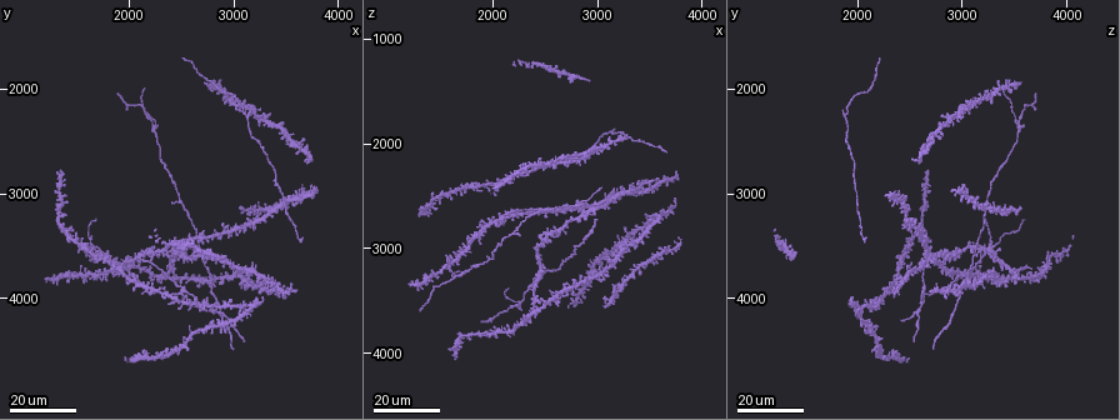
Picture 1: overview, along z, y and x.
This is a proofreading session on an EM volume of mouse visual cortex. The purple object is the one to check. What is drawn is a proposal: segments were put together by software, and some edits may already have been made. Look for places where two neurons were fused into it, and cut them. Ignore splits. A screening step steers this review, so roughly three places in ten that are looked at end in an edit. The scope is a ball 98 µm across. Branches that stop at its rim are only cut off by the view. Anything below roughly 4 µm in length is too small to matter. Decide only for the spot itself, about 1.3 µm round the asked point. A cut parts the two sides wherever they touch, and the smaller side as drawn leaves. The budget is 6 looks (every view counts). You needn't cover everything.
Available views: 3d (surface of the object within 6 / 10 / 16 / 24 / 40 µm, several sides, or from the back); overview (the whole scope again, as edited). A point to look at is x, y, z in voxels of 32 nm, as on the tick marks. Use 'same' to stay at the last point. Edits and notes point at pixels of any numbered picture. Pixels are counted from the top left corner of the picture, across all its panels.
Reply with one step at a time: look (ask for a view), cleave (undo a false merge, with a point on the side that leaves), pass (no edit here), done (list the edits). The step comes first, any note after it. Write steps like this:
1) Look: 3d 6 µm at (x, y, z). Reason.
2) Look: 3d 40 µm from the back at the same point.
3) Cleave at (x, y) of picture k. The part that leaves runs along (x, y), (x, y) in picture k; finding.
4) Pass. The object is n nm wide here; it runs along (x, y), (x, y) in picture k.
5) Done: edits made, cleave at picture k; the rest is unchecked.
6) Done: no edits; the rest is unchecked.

Look: 3d 16 µm at (2440, 3760, 3520). Four arms meet.

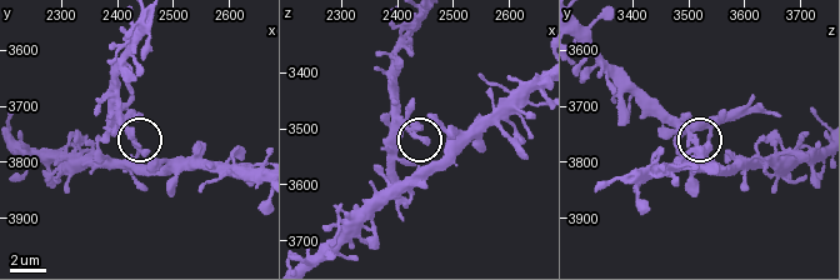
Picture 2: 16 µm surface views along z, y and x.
Look: 3d 10 µm at (2415, 3745, 3500).

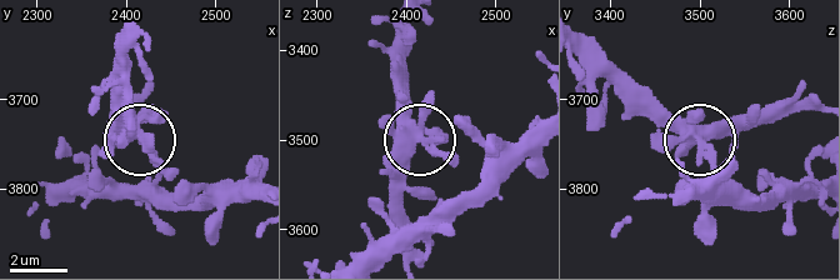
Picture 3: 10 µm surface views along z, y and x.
Pass. All the same neuron.

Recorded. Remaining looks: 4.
Look: 3d 16 µm at (2260, 2360, 3540). Three arms meet.

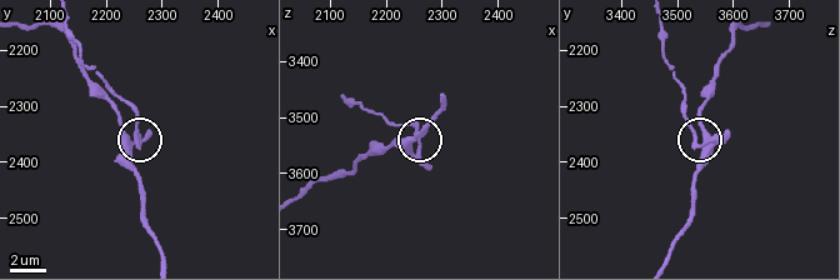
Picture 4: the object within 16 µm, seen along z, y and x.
Look: 3d 6 µm at (2255, 2370, 3540).

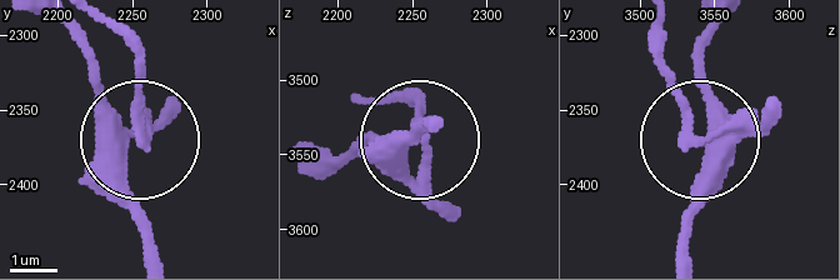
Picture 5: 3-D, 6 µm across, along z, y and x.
Cleave at (150, 151) of picture 5. The part that leaves runs along (421, 189), (421, 114), (385, 98) in picture 5; a second neuron is stuck on.

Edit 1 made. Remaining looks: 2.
Done: edits made, cleave at picture 5; the rest is unchecked.

